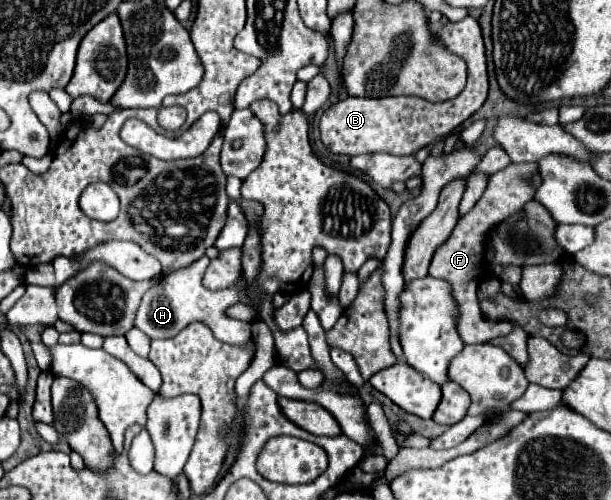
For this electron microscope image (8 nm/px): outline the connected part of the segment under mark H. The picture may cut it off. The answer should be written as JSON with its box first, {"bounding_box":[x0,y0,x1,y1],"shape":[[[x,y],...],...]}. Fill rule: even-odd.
{"bounding_box":[135,256,251,344],"shape":[[[203,256],[191,266],[179,268],[167,276],[161,278],[161,282],[153,288],[149,288],[143,296],[141,308],[137,312],[135,324],[141,332],[145,332],[149,338],[175,338],[187,324],[195,320],[203,320],[209,324],[214,336],[225,343],[245,344],[251,338],[251,324],[239,322],[227,316],[227,309],[241,300],[239,288],[227,288],[224,291],[212,292],[203,286],[203,274],[209,266],[209,258]]]}

